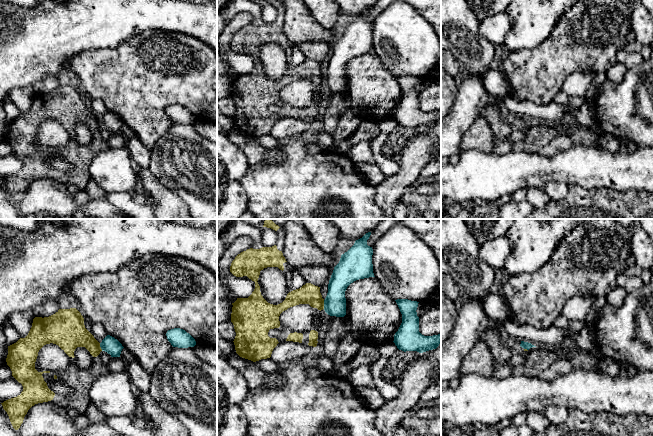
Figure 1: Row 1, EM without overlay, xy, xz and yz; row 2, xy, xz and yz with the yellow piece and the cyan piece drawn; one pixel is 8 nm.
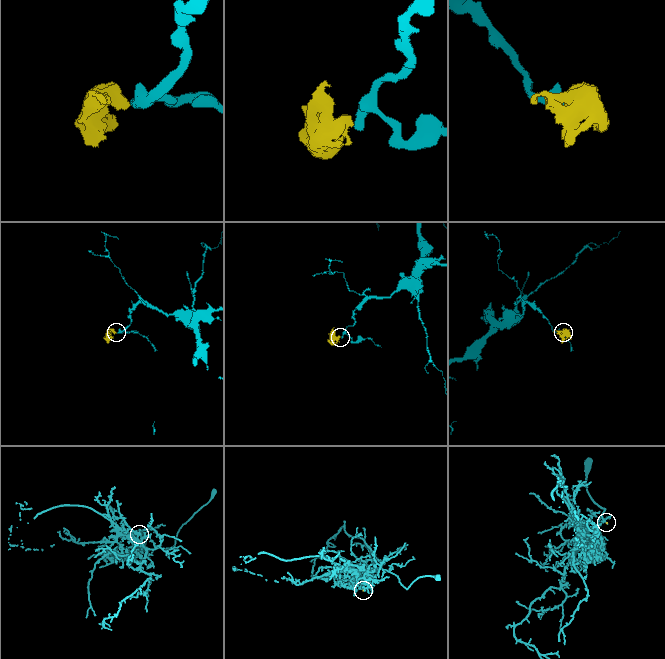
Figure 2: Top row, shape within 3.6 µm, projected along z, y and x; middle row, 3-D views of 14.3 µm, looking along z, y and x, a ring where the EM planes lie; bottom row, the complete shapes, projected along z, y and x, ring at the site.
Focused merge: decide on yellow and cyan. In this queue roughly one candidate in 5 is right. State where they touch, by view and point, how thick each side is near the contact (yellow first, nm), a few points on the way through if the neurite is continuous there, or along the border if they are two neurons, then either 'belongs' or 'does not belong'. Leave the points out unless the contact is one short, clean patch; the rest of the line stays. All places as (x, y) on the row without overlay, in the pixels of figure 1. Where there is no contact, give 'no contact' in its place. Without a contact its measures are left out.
meets yellow in xz at (323, 80); 160 nm thick on the yellow side, 180 nm on the other; border along xz (323, 76), (324, 84); does not belong

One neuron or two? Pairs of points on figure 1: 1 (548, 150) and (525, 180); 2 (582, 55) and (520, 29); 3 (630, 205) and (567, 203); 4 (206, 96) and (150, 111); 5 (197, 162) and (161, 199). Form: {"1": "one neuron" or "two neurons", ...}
{"1": "two neurons", "2": "two neurons", "3": "one neuron", "4": "one neuron", "5": "two neurons"}

